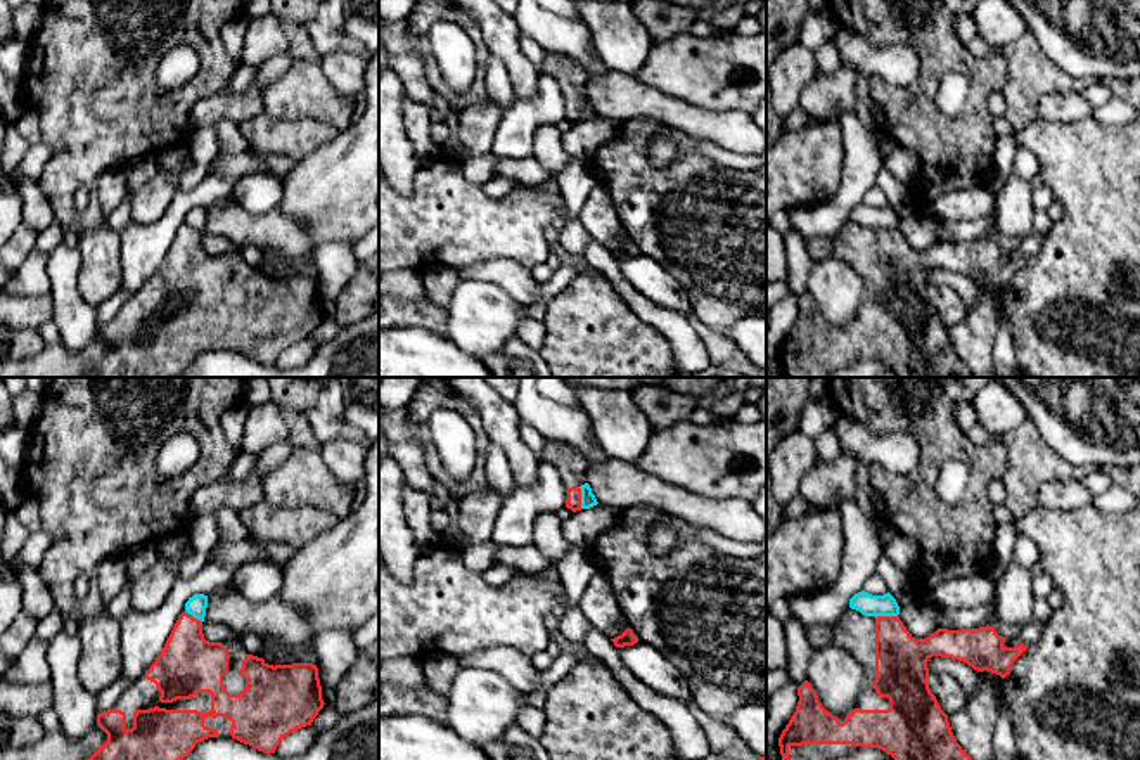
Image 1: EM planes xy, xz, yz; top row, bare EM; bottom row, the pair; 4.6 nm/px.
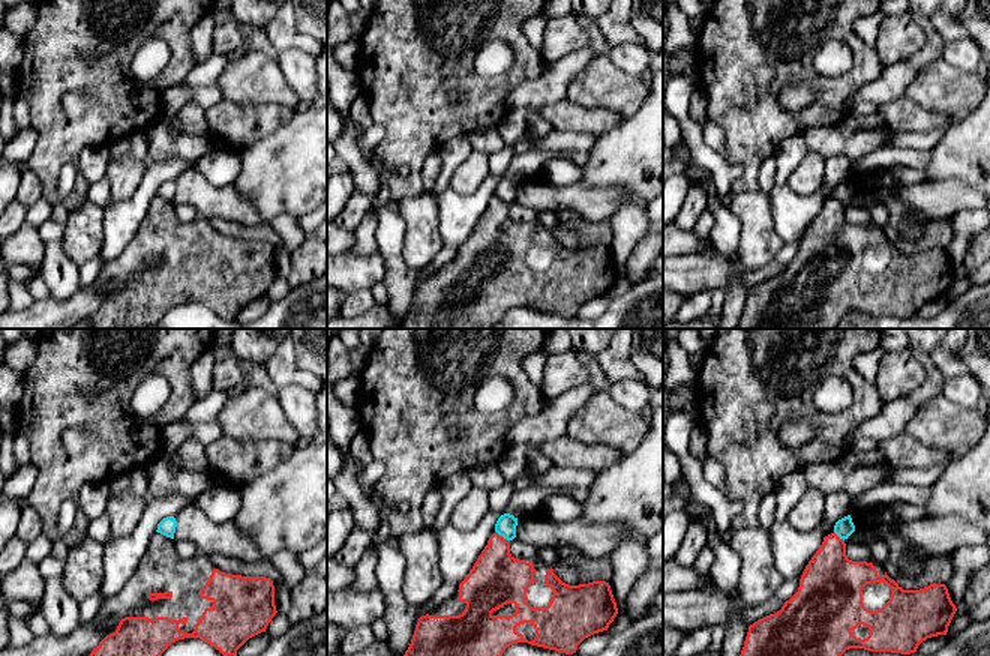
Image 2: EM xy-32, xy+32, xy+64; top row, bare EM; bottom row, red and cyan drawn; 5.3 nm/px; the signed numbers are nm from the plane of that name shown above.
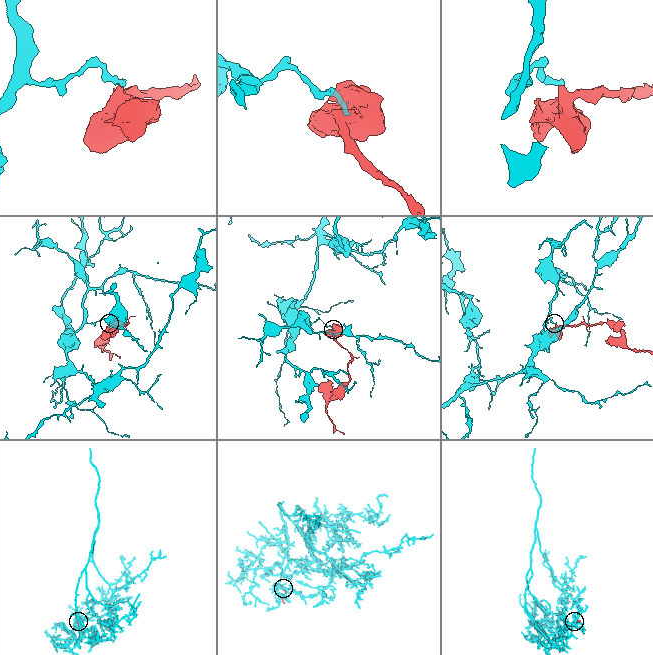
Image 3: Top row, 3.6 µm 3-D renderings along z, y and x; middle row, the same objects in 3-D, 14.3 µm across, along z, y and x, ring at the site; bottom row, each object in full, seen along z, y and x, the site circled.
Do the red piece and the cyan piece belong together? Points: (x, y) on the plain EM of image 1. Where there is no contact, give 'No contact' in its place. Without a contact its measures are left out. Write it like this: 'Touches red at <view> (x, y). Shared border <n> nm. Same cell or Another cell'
Touches red at xz (580, 109). Shared border 110 nm. Another cell

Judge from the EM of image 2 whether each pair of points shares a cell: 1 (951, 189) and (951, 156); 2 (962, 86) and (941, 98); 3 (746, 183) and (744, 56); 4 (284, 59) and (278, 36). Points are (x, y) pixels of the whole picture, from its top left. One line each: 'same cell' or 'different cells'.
1: different cells
2: same cell
3: same cell
4: different cells

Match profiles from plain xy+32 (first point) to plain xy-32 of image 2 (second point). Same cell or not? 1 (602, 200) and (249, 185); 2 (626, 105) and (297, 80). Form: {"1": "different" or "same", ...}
{"1": "different", "2": "different"}

